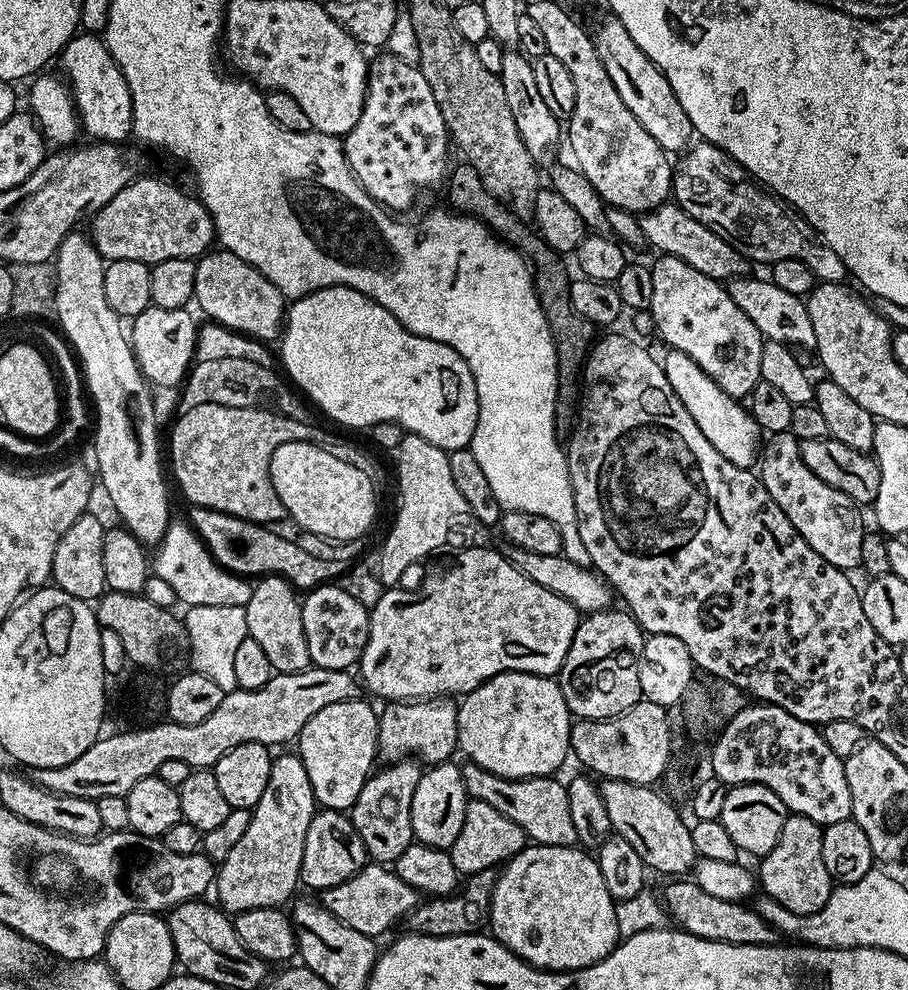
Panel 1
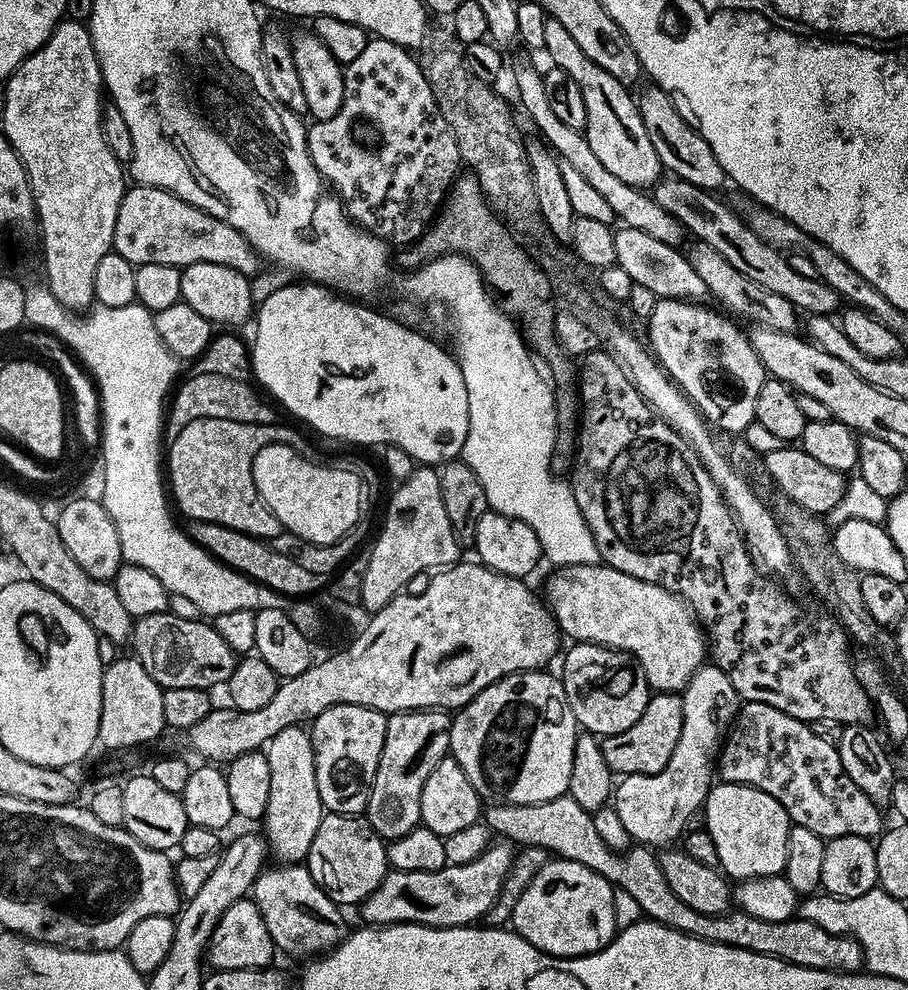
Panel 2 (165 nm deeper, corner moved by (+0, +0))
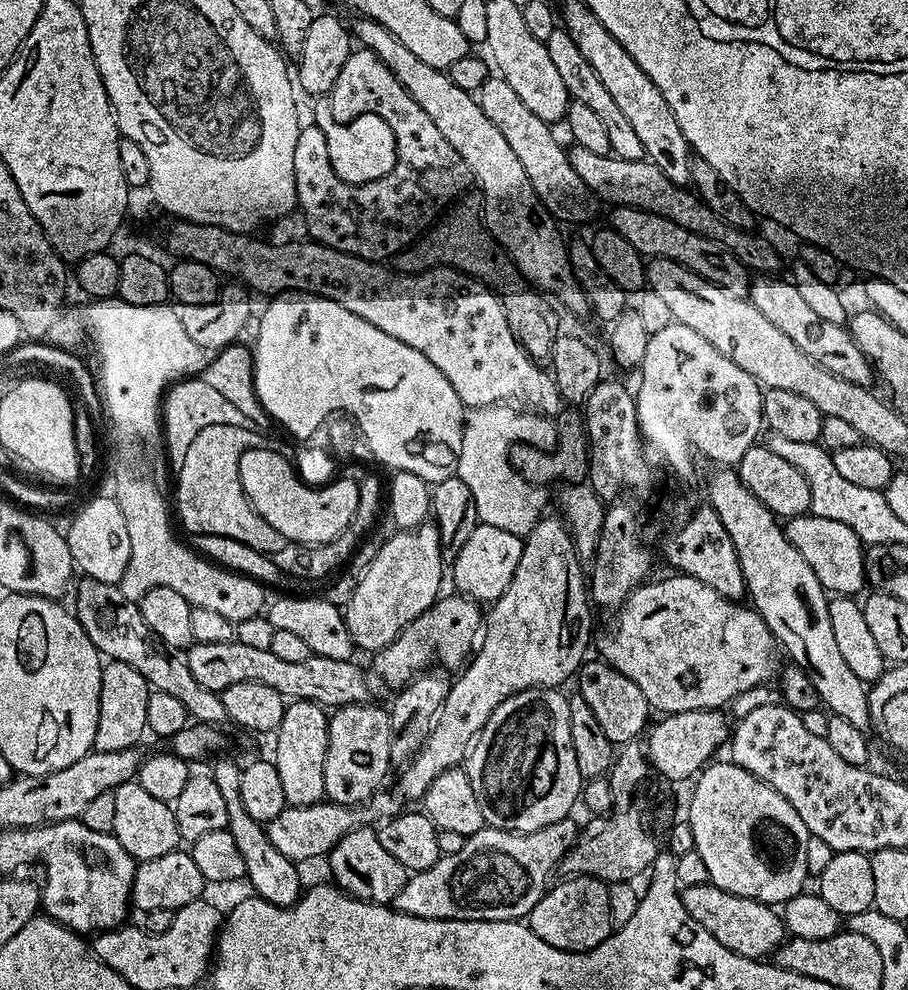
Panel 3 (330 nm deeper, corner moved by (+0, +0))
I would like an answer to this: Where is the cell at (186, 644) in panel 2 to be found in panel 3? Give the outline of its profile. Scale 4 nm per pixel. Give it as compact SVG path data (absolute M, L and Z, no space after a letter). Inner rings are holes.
M233 638L226 642L193 643L187 649L186 659L190 674L206 690L221 693L238 682L262 682L270 690L278 690L285 701L309 700L323 704L325 709L335 710L348 704L366 704L373 699L372 688L368 685L368 676L351 659L337 660L311 655L306 662L285 662L276 657L271 650L258 650L257 647L244 646Z

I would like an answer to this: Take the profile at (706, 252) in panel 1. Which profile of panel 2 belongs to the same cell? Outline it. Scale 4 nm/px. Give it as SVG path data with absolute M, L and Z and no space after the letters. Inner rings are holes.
M528 64L518 65L516 68L516 92L520 95L520 104L524 107L525 114L532 119L533 126L541 132L537 133L544 142L561 161L574 166L574 169L578 170L582 177L586 178L586 181L590 182L590 185L594 186L598 193L602 194L603 200L613 210L615 219L623 227L642 230L653 238L658 238L658 242L666 242L666 246L671 248L685 243L686 229L680 225L678 218L674 218L674 214L670 214L666 210L662 210L662 206L658 206L655 195L639 188L631 188L626 182L622 182L622 178L610 174L610 170L606 170L606 166L602 166L602 162L598 162L594 150L590 150L590 142L586 142L584 133L570 130L570 126L564 125L553 114L550 110L541 69L531 68Z

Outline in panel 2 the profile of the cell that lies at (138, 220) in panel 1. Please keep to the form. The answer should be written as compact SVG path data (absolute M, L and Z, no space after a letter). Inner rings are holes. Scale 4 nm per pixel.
M145 184L132 186L127 189L122 198L122 206L118 206L118 222L114 222L114 251L122 254L130 263L137 266L142 264L175 264L185 266L192 263L214 262L218 266L230 266L230 270L238 270L242 275L252 278L262 265L261 257L256 249L246 242L234 226L214 218L208 212L198 210L182 198L170 194L161 188L151 188Z

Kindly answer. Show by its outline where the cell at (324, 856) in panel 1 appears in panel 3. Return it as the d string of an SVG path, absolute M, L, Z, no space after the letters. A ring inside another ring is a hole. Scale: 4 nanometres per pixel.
M372 826L356 828L343 836L328 853L326 863L332 871L331 883L355 900L364 900L367 904L391 905L398 898L398 894L402 894L402 886L406 886L410 875L402 862L392 857L383 848L382 842L378 842L376 828Z

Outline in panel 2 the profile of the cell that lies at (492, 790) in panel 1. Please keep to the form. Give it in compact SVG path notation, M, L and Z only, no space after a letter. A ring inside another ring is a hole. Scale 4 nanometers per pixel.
M567 794L545 804L509 806L496 802L483 809L482 820L495 835L496 832L500 835L497 837L513 845L544 847L557 857L573 860L594 870L598 875L606 877L609 884L632 895L647 919L657 920L659 924L665 924L679 932L715 944L766 954L784 960L787 964L814 970L859 972L864 968L864 951L857 940L853 940L851 936L830 934L830 930L822 930L822 926L814 926L814 922L809 920L793 918L786 922L762 922L762 918L754 918L739 910L729 910L719 916L707 916L698 914L698 910L690 910L690 906L686 906L686 902L682 902L682 898L678 898L674 890L670 890L670 882L666 882L662 874L659 859L655 855L651 856L647 847L632 846L619 852L606 846L606 842L602 842L602 834L594 830L592 813L582 810L582 806L578 806L578 802L574 802L574 798Z

